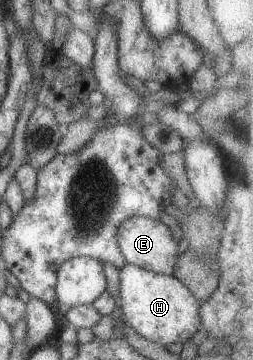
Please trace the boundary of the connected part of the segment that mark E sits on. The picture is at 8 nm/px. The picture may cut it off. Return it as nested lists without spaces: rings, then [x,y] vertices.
[[[150,217],[124,219],[117,226],[117,243],[127,263],[161,275],[174,276],[178,255],[177,242],[161,220],[154,220]]]

